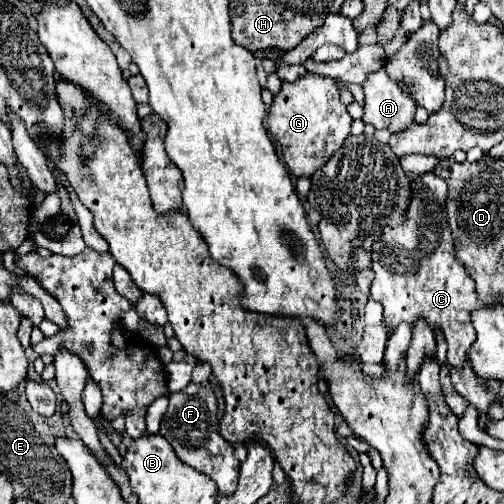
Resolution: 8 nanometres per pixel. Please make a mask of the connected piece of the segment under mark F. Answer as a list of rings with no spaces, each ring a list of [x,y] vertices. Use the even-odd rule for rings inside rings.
[[[190,383],[184,391],[170,395],[170,405],[168,411],[164,413],[158,433],[170,441],[172,449],[176,451],[182,463],[208,475],[218,485],[218,493],[224,497],[224,495],[232,495],[238,487],[240,461],[234,457],[232,445],[220,437],[216,429],[216,421],[218,421],[216,413],[218,413],[218,403],[212,385]]]

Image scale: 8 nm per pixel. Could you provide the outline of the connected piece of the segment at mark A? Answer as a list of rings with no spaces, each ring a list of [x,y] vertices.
[[[380,69],[368,77],[364,83],[366,103],[364,103],[364,123],[374,125],[376,129],[388,129],[398,133],[408,129],[414,121],[416,105],[414,101],[392,81],[386,69]]]

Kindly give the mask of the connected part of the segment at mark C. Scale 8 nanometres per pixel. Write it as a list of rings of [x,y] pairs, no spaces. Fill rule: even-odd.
[[[424,173],[412,183],[412,205],[408,209],[408,219],[400,227],[384,229],[384,237],[372,247],[372,271],[374,281],[370,285],[370,297],[384,307],[384,325],[388,331],[394,331],[400,323],[414,327],[418,319],[426,319],[432,329],[440,329],[448,343],[448,365],[460,369],[468,357],[468,349],[476,341],[476,331],[470,321],[470,313],[480,307],[474,281],[468,277],[466,269],[454,257],[452,231],[446,221],[446,183],[434,173]]]

